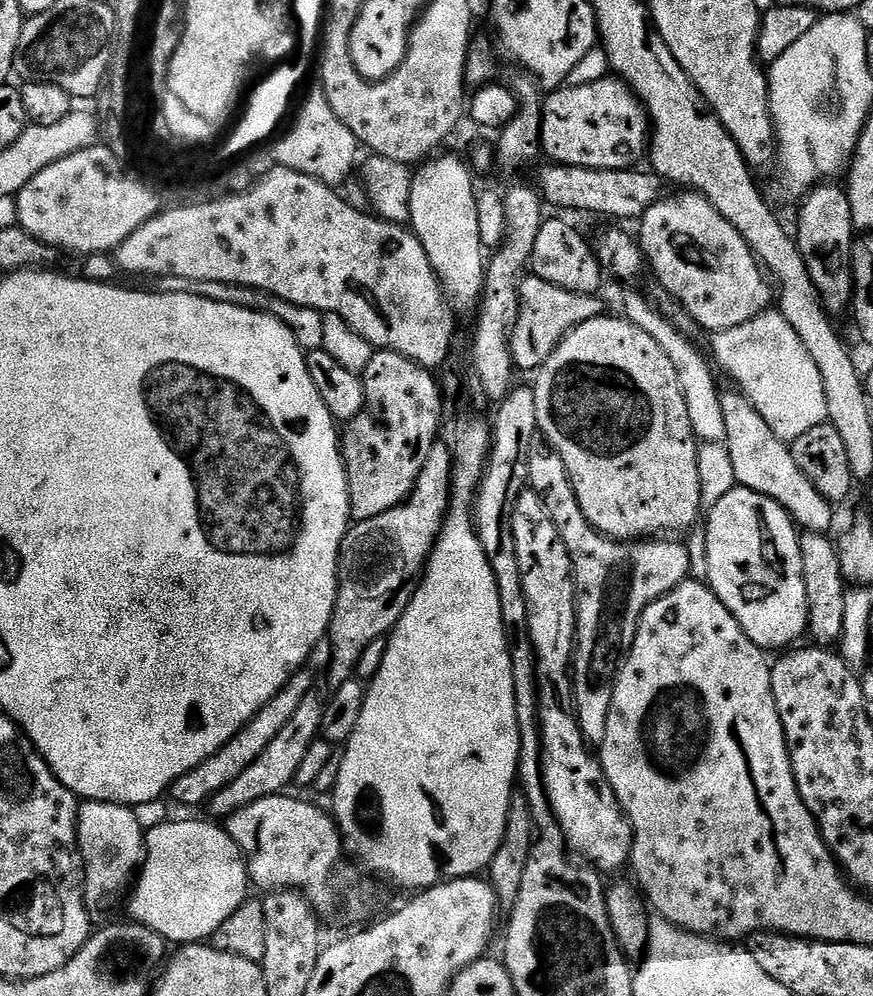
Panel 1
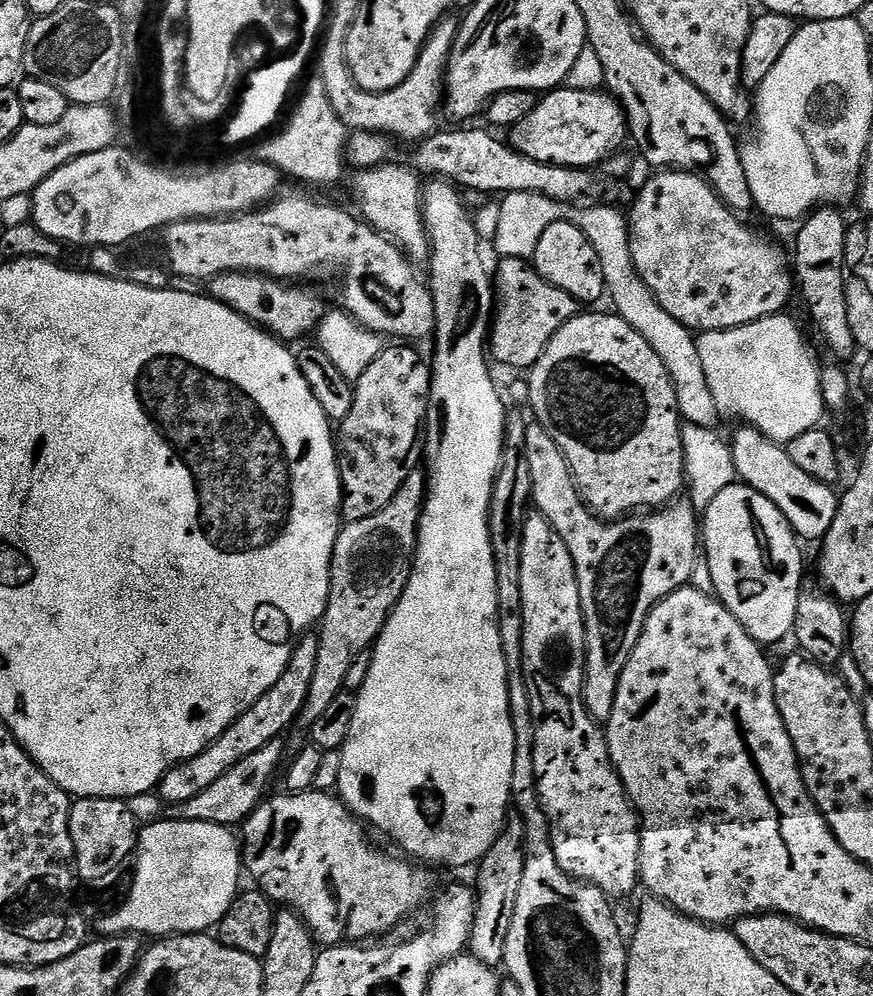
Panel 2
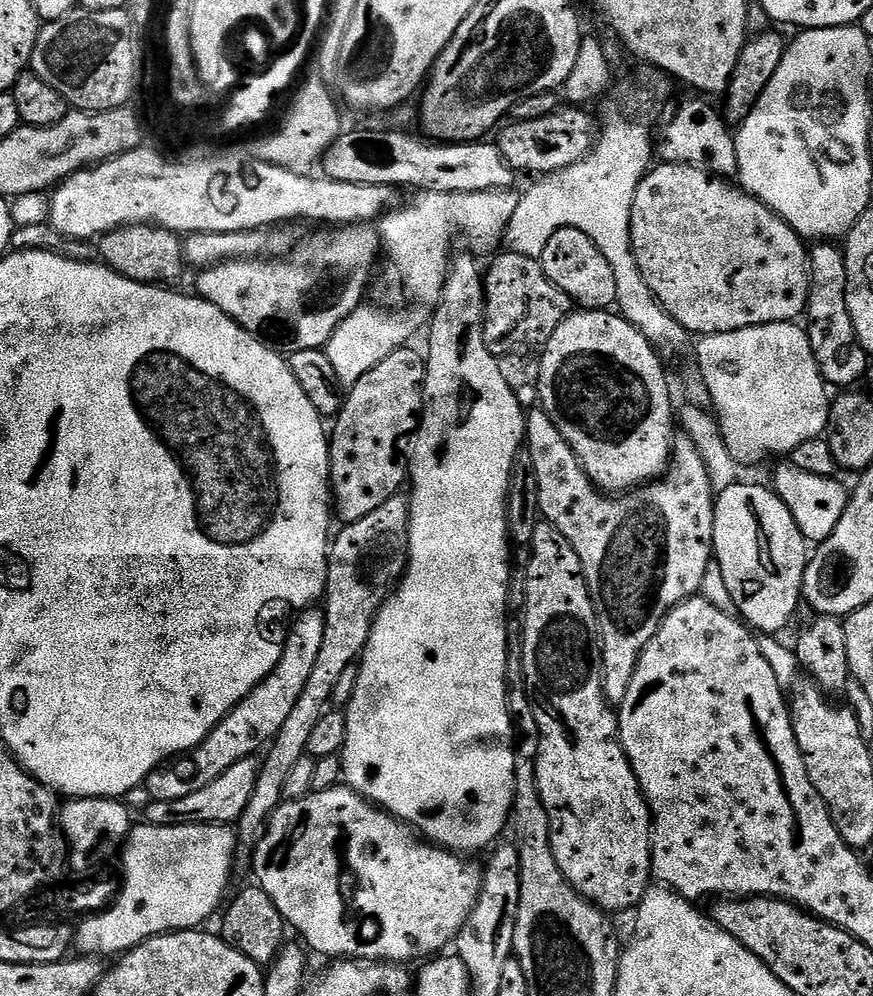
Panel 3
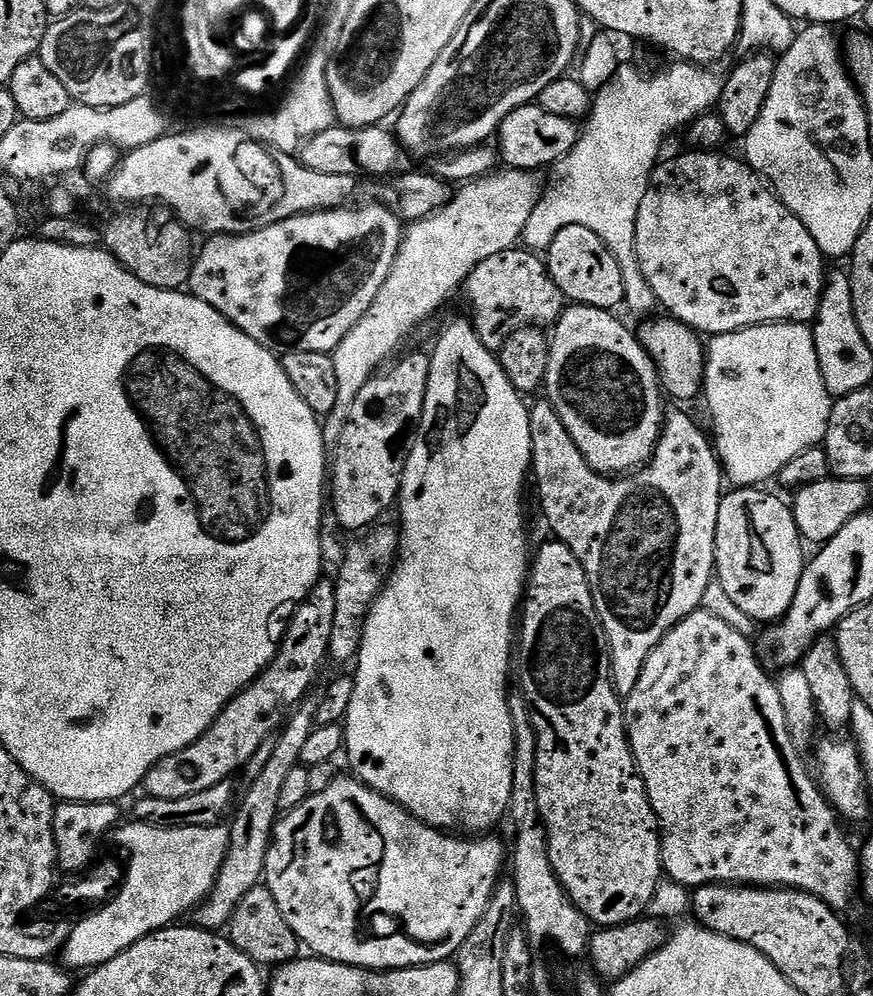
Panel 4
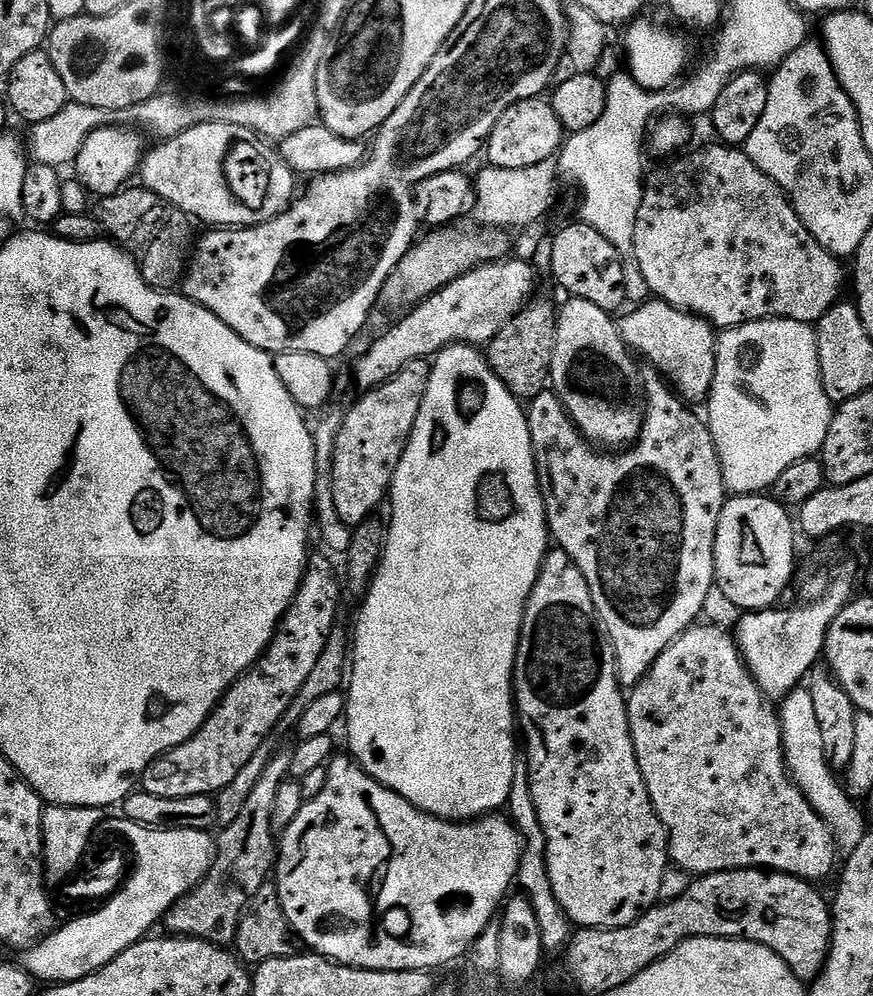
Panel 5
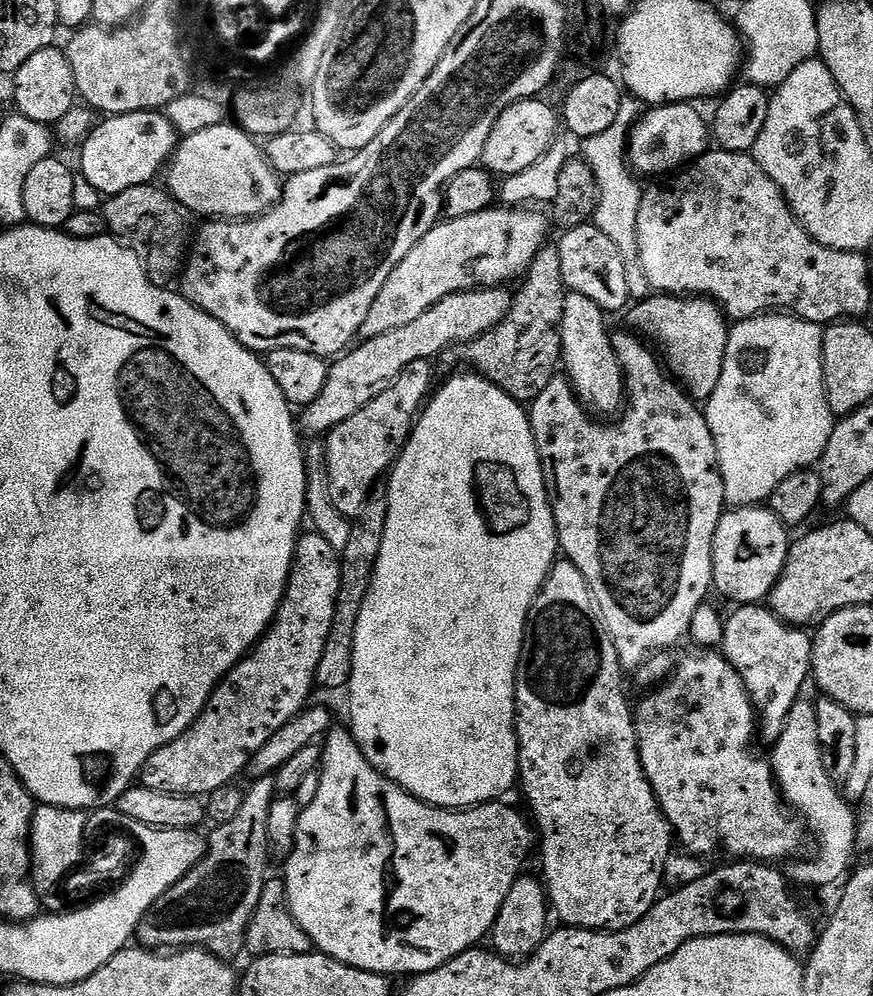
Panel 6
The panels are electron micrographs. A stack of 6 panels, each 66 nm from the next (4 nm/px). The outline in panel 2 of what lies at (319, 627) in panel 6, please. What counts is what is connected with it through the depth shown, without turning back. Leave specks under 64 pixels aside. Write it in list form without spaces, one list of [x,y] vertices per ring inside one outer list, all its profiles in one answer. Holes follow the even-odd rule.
[[[304,634],[299,637],[299,640],[300,645],[295,645],[292,648],[292,657],[282,674],[282,678],[278,678],[278,682],[274,682],[274,686],[270,686],[270,690],[266,694],[262,694],[262,698],[258,698],[258,702],[254,702],[254,706],[250,706],[250,710],[246,710],[246,714],[239,716],[209,748],[202,750],[202,754],[198,754],[193,760],[183,764],[174,765],[160,779],[158,795],[165,805],[171,806],[182,802],[190,802],[190,798],[202,794],[202,790],[206,790],[206,786],[211,786],[213,782],[218,782],[218,778],[222,778],[222,774],[226,774],[226,770],[230,770],[242,758],[254,754],[254,750],[262,750],[262,746],[266,746],[271,740],[281,739],[285,735],[283,732],[291,724],[295,725],[299,721],[300,712],[303,710],[306,702],[306,694],[310,694],[310,681],[314,679],[314,666],[318,662],[318,639],[315,635]]]

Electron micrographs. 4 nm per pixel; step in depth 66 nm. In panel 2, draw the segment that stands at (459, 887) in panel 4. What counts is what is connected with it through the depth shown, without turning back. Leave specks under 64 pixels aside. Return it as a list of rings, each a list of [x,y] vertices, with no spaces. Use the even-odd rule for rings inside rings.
[[[315,790],[283,795],[269,795],[244,821],[242,860],[247,875],[249,872],[256,879],[255,887],[277,905],[299,912],[321,945],[368,942],[373,938],[387,937],[384,935],[391,928],[398,927],[411,912],[418,911],[420,904],[429,903],[434,892],[432,876],[428,873],[431,871],[417,866],[403,855],[391,856],[375,848],[364,837],[365,825],[344,805],[343,800]]]

